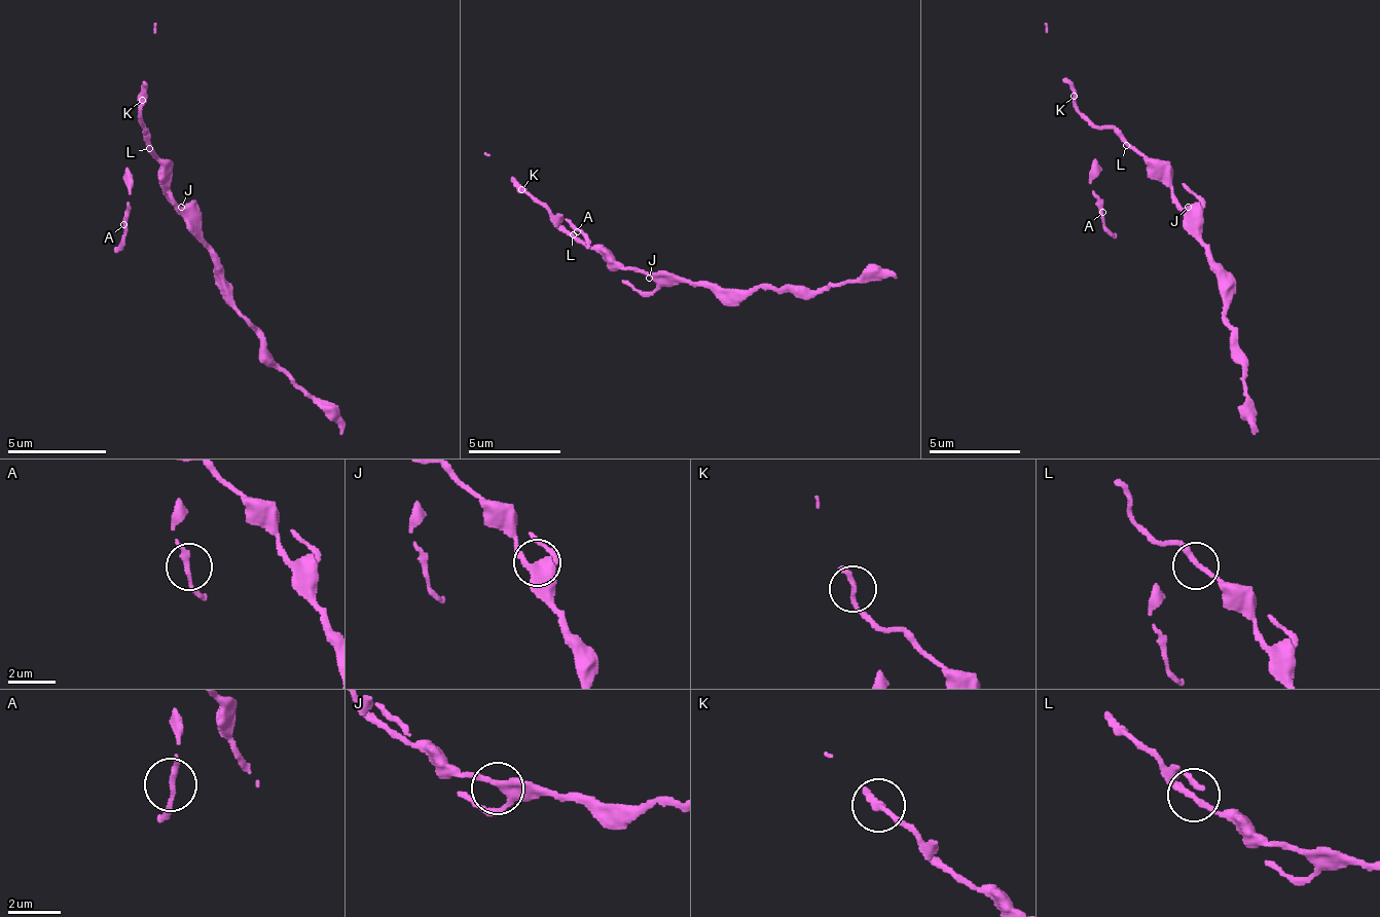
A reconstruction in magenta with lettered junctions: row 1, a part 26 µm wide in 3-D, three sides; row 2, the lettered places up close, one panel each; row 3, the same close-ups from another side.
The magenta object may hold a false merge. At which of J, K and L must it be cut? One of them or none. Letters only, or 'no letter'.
K

